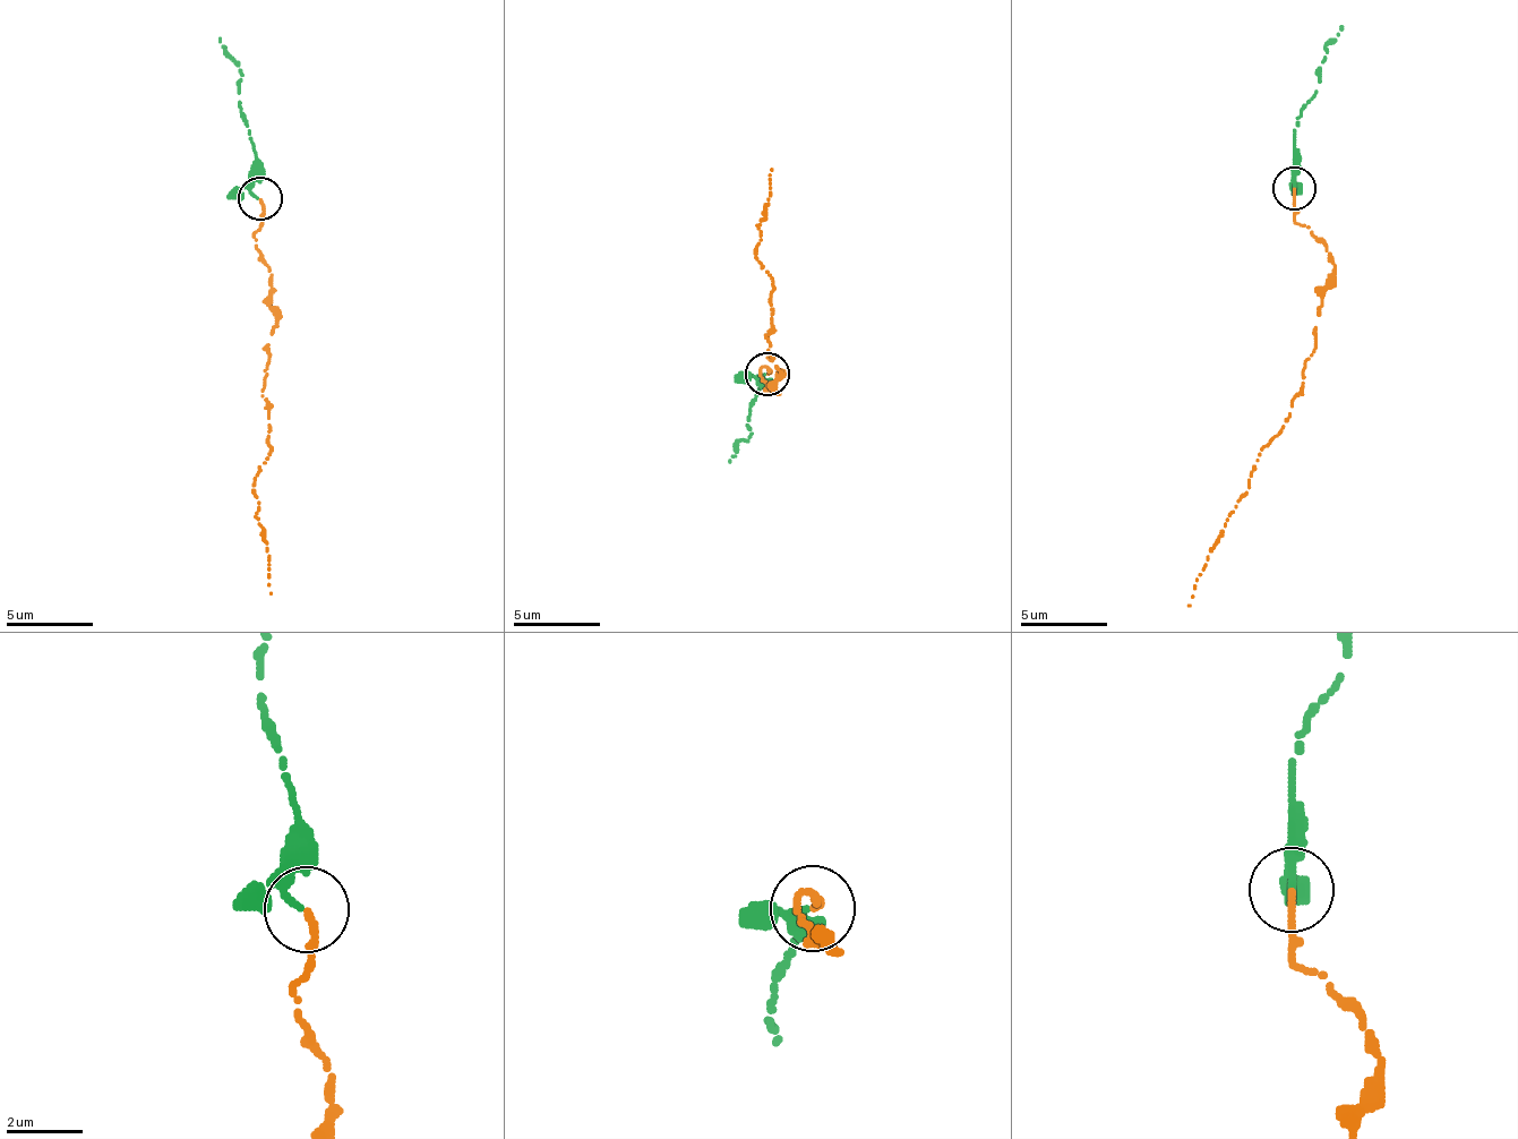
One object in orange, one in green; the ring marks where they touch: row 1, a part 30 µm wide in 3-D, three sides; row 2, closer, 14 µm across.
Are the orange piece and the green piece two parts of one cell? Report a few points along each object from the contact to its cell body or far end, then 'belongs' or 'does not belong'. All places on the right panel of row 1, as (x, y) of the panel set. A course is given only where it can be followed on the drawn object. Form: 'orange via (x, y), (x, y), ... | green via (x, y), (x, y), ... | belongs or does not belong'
orange via (1293, 189), (1297, 224), (1331, 254), (1336, 283), (1322, 294), (1302, 393), (1207, 557), (1189, 607) | green via (1293, 189), (1293, 128), (1315, 94), (1323, 54), (1341, 26) | belongs

